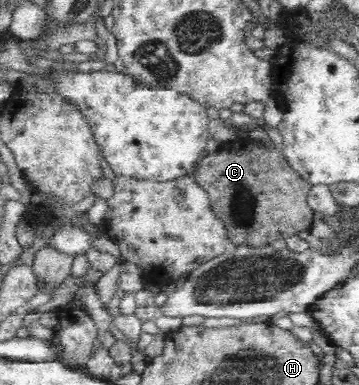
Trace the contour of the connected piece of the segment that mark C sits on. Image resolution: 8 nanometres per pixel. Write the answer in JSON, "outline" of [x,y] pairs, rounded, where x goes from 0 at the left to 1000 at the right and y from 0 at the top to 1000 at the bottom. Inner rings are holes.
{"outline":[[[682,356],[616,374],[602,397],[577,400],[549,426],[535,457],[579,499],[588,540],[627,582],[646,639],[741,642],[769,621],[797,623],[838,600],[864,597],[883,566],[855,525],[855,506],[872,481],[805,431],[786,390],[769,379],[741,382],[721,364]]]}

